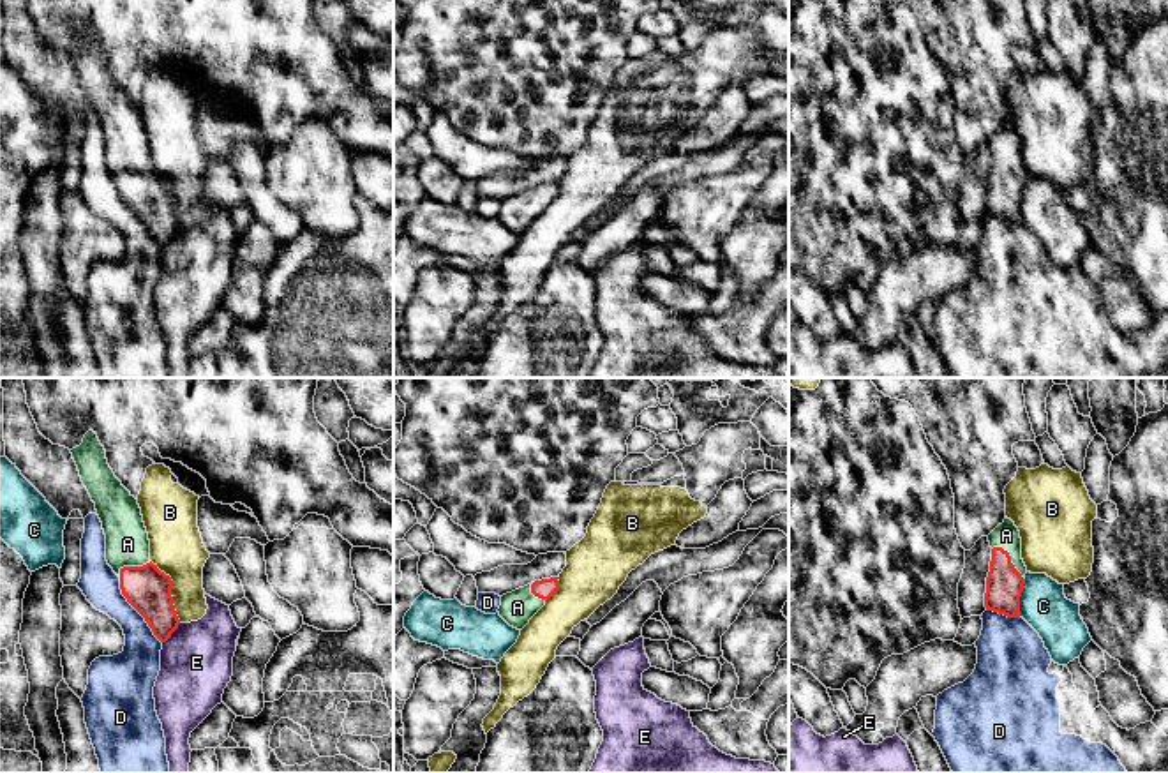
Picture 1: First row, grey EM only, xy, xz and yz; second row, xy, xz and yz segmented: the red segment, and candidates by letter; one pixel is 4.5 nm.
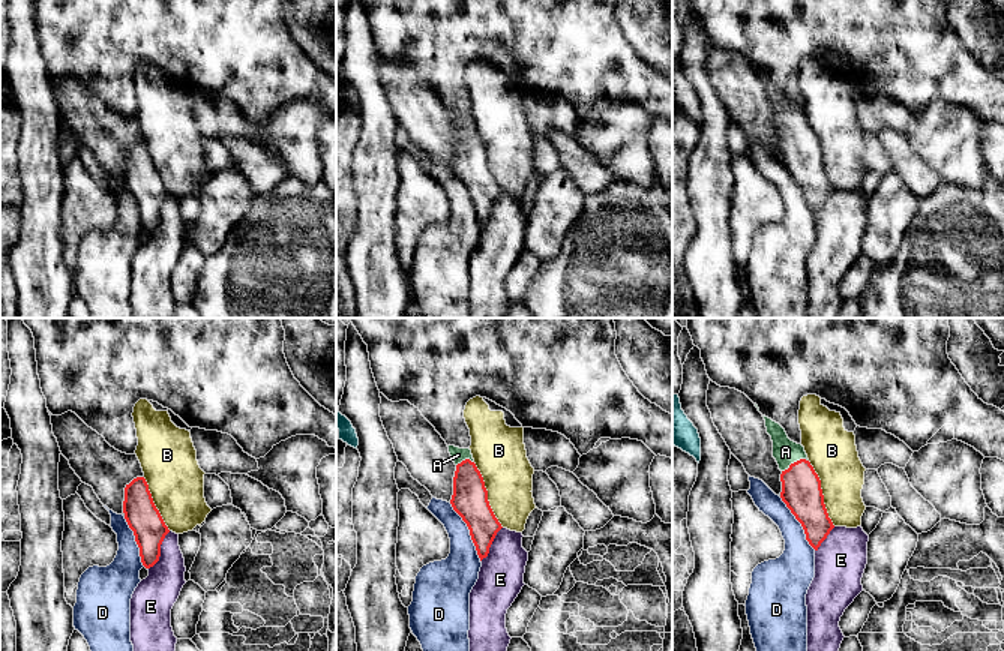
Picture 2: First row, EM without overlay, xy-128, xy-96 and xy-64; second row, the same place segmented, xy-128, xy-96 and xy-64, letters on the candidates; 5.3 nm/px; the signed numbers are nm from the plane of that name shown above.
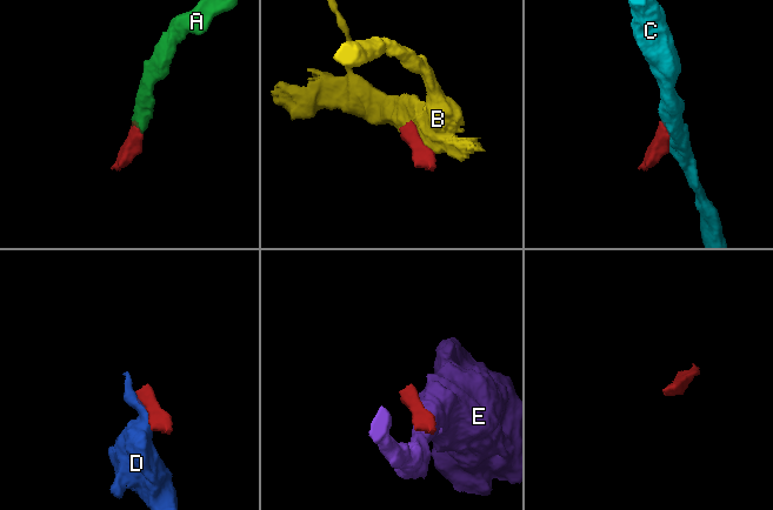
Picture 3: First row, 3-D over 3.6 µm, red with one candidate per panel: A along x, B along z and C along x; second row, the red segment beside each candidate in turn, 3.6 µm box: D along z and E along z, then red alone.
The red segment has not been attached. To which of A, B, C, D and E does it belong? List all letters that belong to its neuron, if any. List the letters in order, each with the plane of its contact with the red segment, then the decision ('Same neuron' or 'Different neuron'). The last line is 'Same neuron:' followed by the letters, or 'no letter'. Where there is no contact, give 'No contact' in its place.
A: Touches red in yz. Same neuron
B: Touches red in xy. Different neuron
C: Touches red in yz. Different neuron
D: Touches red in xy. Different neuron
E: Touches red in xy. Different neuron
Same neuron: A

